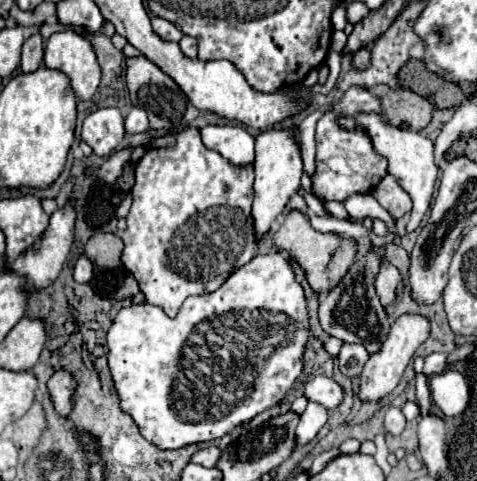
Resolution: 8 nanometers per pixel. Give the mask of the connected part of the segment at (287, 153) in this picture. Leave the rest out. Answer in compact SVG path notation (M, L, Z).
M295 128L291 130L265 130L255 142L255 198L253 198L253 228L255 240L259 242L275 224L275 220L285 210L289 198L299 188L299 178L303 174L303 162L299 154L299 144L295 142Z

